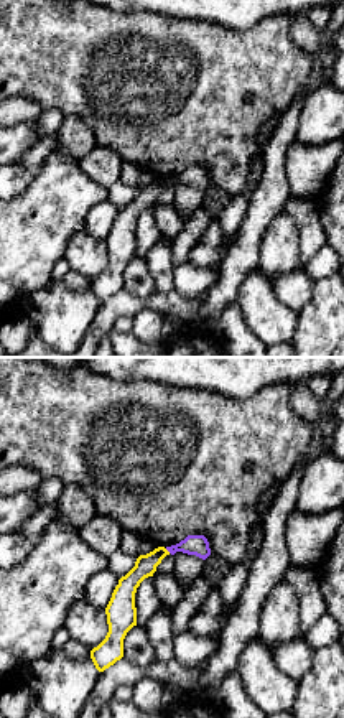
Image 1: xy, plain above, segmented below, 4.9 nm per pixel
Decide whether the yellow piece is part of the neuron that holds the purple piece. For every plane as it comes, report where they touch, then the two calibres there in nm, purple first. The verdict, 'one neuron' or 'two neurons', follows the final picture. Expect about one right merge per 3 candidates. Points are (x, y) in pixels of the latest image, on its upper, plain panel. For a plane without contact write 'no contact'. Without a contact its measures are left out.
meets purple at (168, 181); 100 nm thick on the purple side, 110 nm on the other

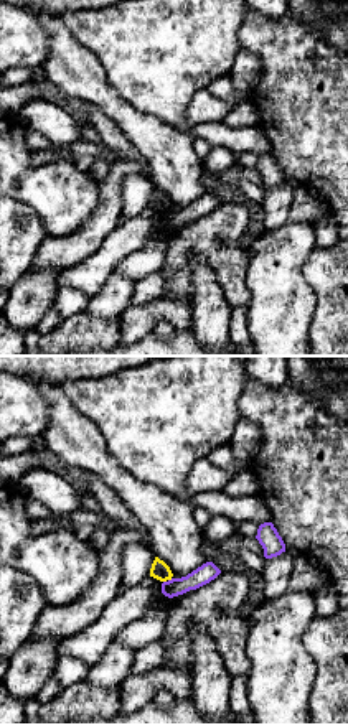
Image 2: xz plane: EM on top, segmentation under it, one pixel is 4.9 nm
meets purple at (172, 210); 90 nm thick on the purple side, 90 nm on the other

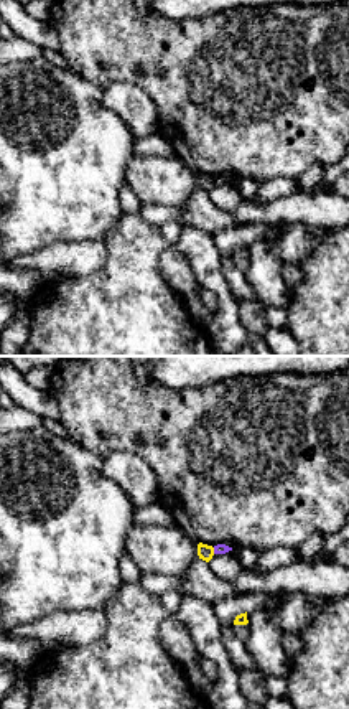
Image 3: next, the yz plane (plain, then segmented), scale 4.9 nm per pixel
meets purple at (214, 182); 50 nm thick on the purple side, 70 nm on the other

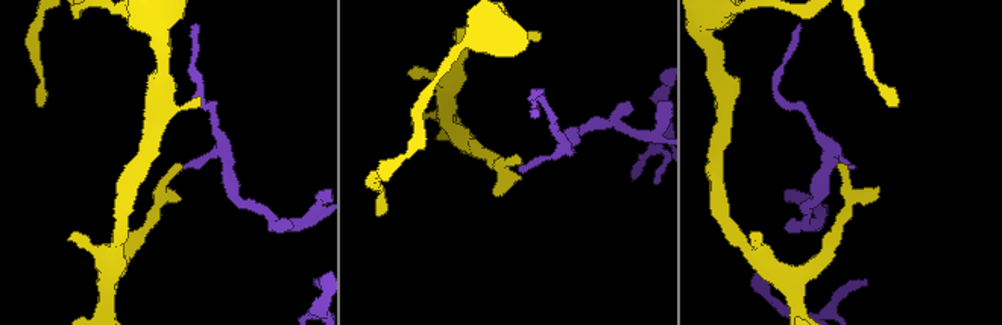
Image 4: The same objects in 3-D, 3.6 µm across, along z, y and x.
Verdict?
two neurons

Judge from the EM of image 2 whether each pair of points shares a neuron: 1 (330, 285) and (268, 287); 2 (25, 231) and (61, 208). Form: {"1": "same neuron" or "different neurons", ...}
{"1": "different neurons", "2": "different neurons"}

